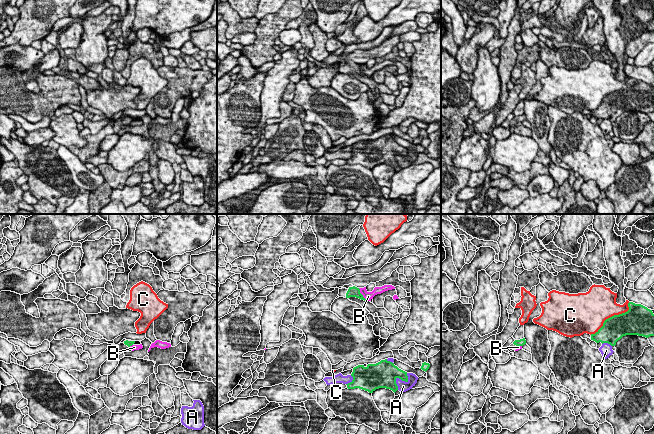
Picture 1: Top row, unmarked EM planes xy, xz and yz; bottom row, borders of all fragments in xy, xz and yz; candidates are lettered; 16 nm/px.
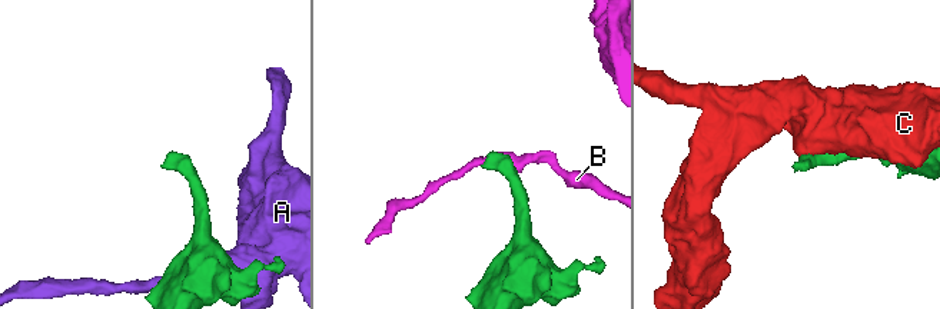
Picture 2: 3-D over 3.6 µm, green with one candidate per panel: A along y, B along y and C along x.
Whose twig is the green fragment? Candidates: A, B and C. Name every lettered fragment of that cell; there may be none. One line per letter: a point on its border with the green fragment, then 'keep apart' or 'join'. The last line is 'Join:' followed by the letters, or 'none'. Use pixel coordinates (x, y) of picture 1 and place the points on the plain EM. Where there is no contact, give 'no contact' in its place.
A: meets green in xz at (400, 154); keep apart
B: meets green in xz at (361, 70); keep apart
C: meets green in yz at (612, 92); keep apart
Join: none

